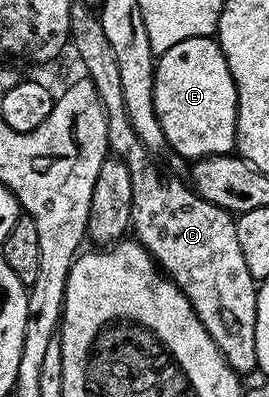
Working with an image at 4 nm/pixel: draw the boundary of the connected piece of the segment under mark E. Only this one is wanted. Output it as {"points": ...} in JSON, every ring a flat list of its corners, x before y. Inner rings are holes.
{"points":[[215,37,182,40,156,58,154,108,171,153,199,160,235,151,236,85]]}

